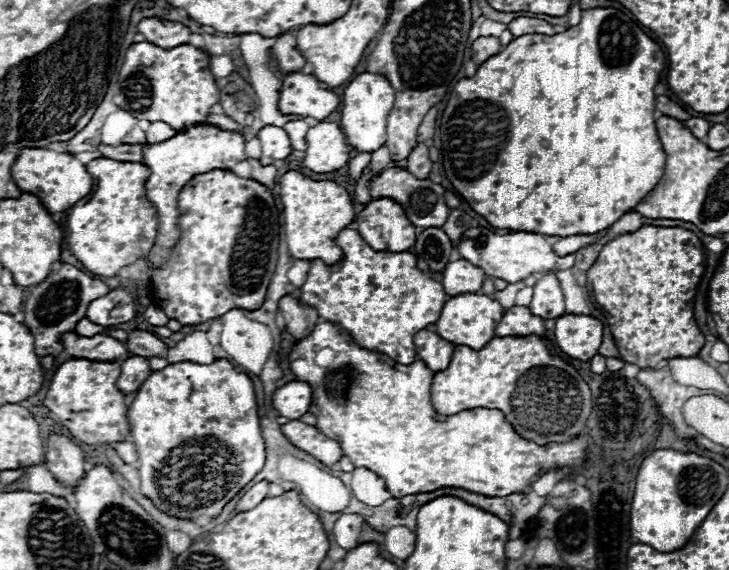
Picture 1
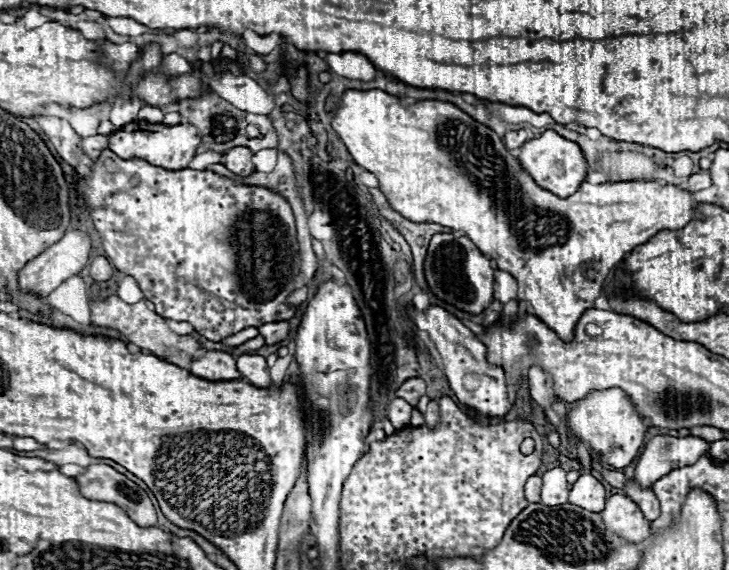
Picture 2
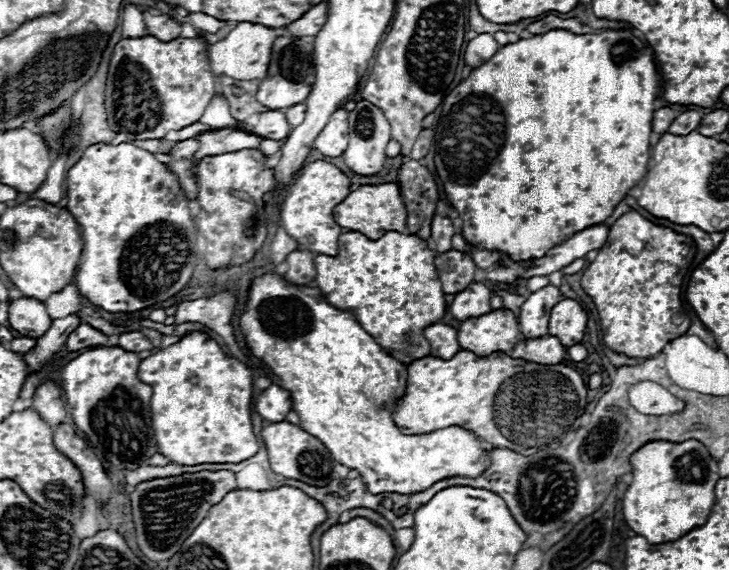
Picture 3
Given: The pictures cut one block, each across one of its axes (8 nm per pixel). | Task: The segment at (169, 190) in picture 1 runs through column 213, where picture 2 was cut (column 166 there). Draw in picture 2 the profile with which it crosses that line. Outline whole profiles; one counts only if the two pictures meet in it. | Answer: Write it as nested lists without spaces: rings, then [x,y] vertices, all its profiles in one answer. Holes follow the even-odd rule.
[[[130,122],[118,132],[108,136],[108,148],[118,154],[124,160],[140,158],[146,160],[152,166],[164,168],[164,170],[184,170],[188,168],[190,160],[196,156],[196,150],[200,146],[200,134],[198,128],[192,124],[176,124],[176,126],[164,126],[164,124],[148,124],[148,122]]]

